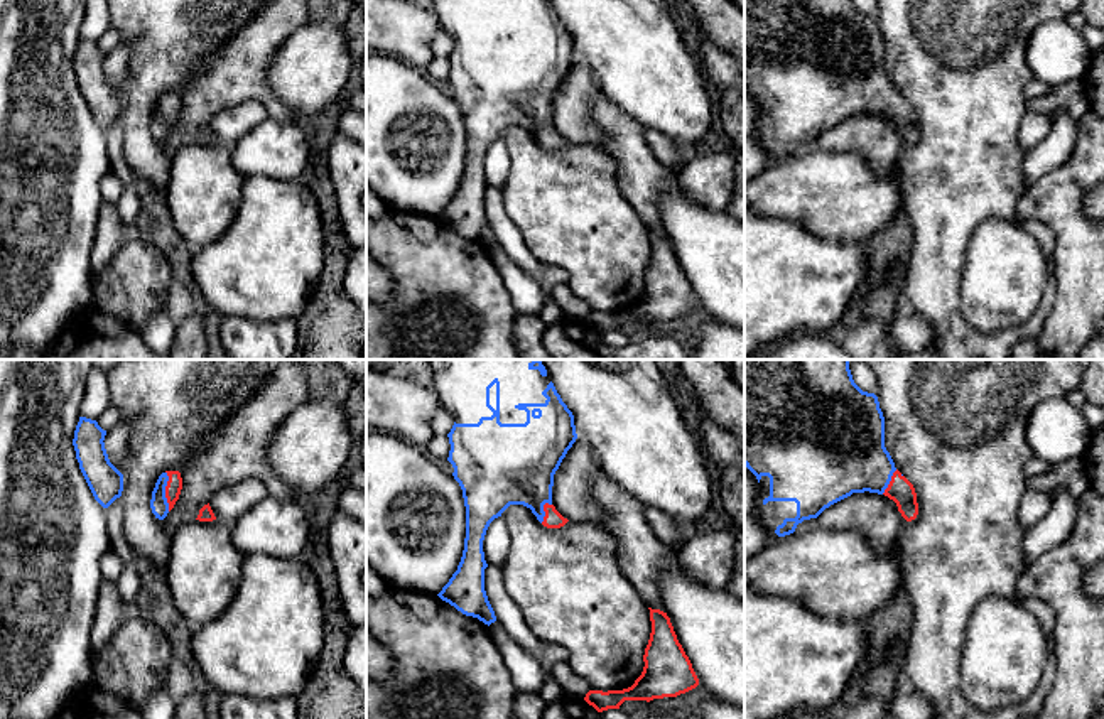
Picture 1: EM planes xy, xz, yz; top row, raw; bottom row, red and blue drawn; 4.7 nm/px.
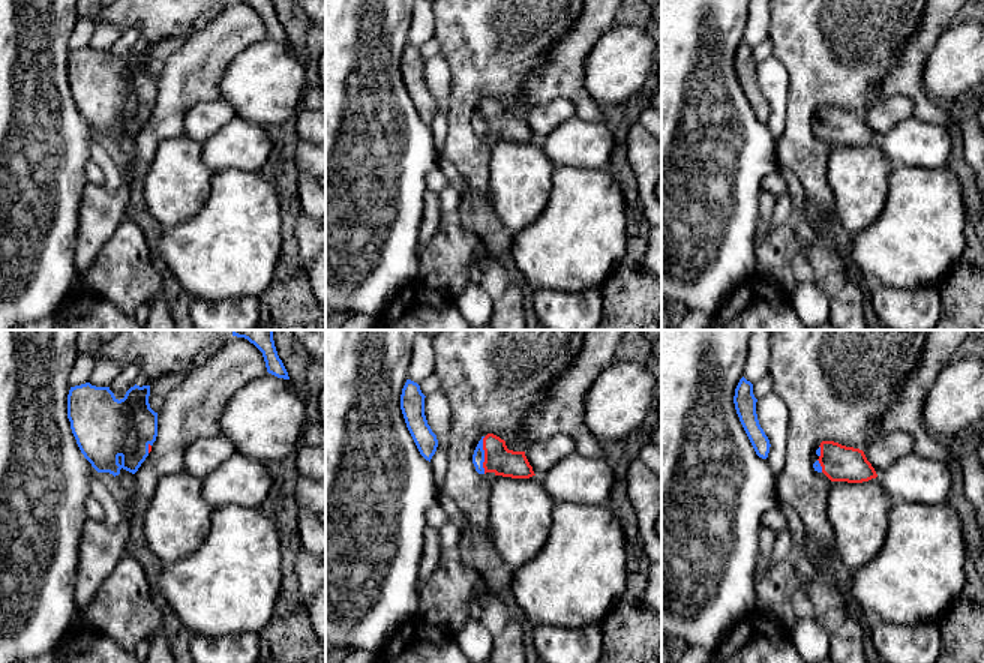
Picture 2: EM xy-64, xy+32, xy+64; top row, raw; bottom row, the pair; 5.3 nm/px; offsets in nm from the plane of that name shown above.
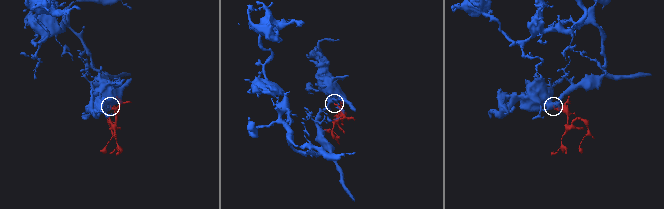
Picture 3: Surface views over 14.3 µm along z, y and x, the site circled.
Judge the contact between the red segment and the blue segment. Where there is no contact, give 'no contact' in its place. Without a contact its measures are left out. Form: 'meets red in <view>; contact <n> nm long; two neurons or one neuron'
meets red in xy; contact 190 nm long; one neuron

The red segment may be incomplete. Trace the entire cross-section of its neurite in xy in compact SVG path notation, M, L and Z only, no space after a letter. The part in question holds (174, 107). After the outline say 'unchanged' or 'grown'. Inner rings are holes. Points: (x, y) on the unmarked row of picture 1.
M165 93L159 98L152 113L150 130L155 140L164 142L174 130L182 111L182 100L179 93Z; grown

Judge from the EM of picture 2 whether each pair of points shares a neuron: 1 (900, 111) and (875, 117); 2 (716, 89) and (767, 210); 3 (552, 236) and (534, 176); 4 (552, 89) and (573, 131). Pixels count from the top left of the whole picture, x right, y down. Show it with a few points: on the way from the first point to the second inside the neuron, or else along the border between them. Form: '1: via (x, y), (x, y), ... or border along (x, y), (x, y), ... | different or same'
1: via (894, 111), (881, 117) | same
2: border along (762, 186), (756, 227) | different
3: border along (552, 173), (548, 204), (534, 221), (518, 231) | different
4: border along (575, 116), (603, 123) | different

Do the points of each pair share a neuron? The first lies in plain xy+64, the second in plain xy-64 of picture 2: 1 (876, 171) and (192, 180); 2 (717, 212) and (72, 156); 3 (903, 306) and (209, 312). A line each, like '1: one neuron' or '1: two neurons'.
1: one neuron
2: one neuron
3: one neuron

